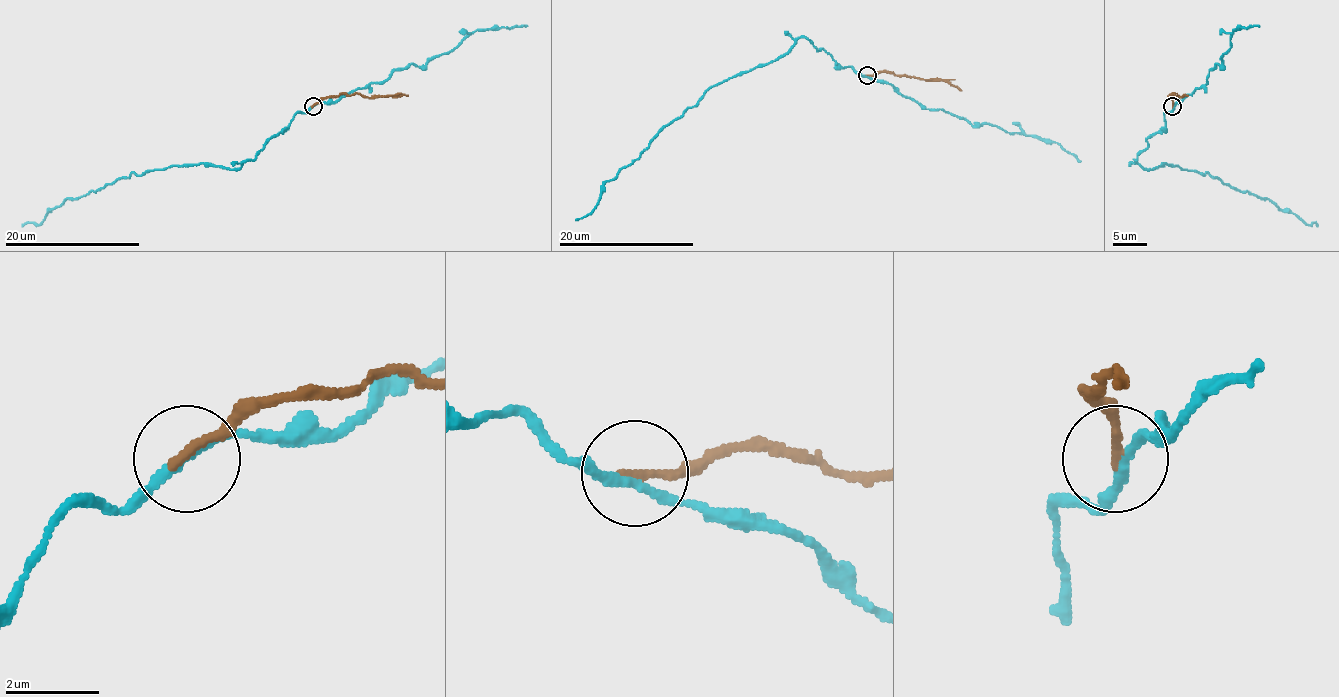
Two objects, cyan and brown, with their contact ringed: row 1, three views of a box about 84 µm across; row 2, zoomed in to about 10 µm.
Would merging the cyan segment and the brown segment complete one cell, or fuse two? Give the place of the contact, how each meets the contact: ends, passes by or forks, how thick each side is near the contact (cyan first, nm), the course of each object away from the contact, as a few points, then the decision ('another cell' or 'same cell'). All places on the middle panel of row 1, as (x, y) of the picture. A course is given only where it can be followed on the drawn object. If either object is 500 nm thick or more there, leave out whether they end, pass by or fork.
at (867, 75); cyan passes by; brown ends there; 190 nm thick on the cyan side, 200 nm on the other; cyan runs (866, 75), (841, 67), (801, 37), (785, 53), (715, 84), (603, 185), (592, 210), (575, 219); brown runs (866, 75), (878, 72), (946, 80), (961, 91); another cell

